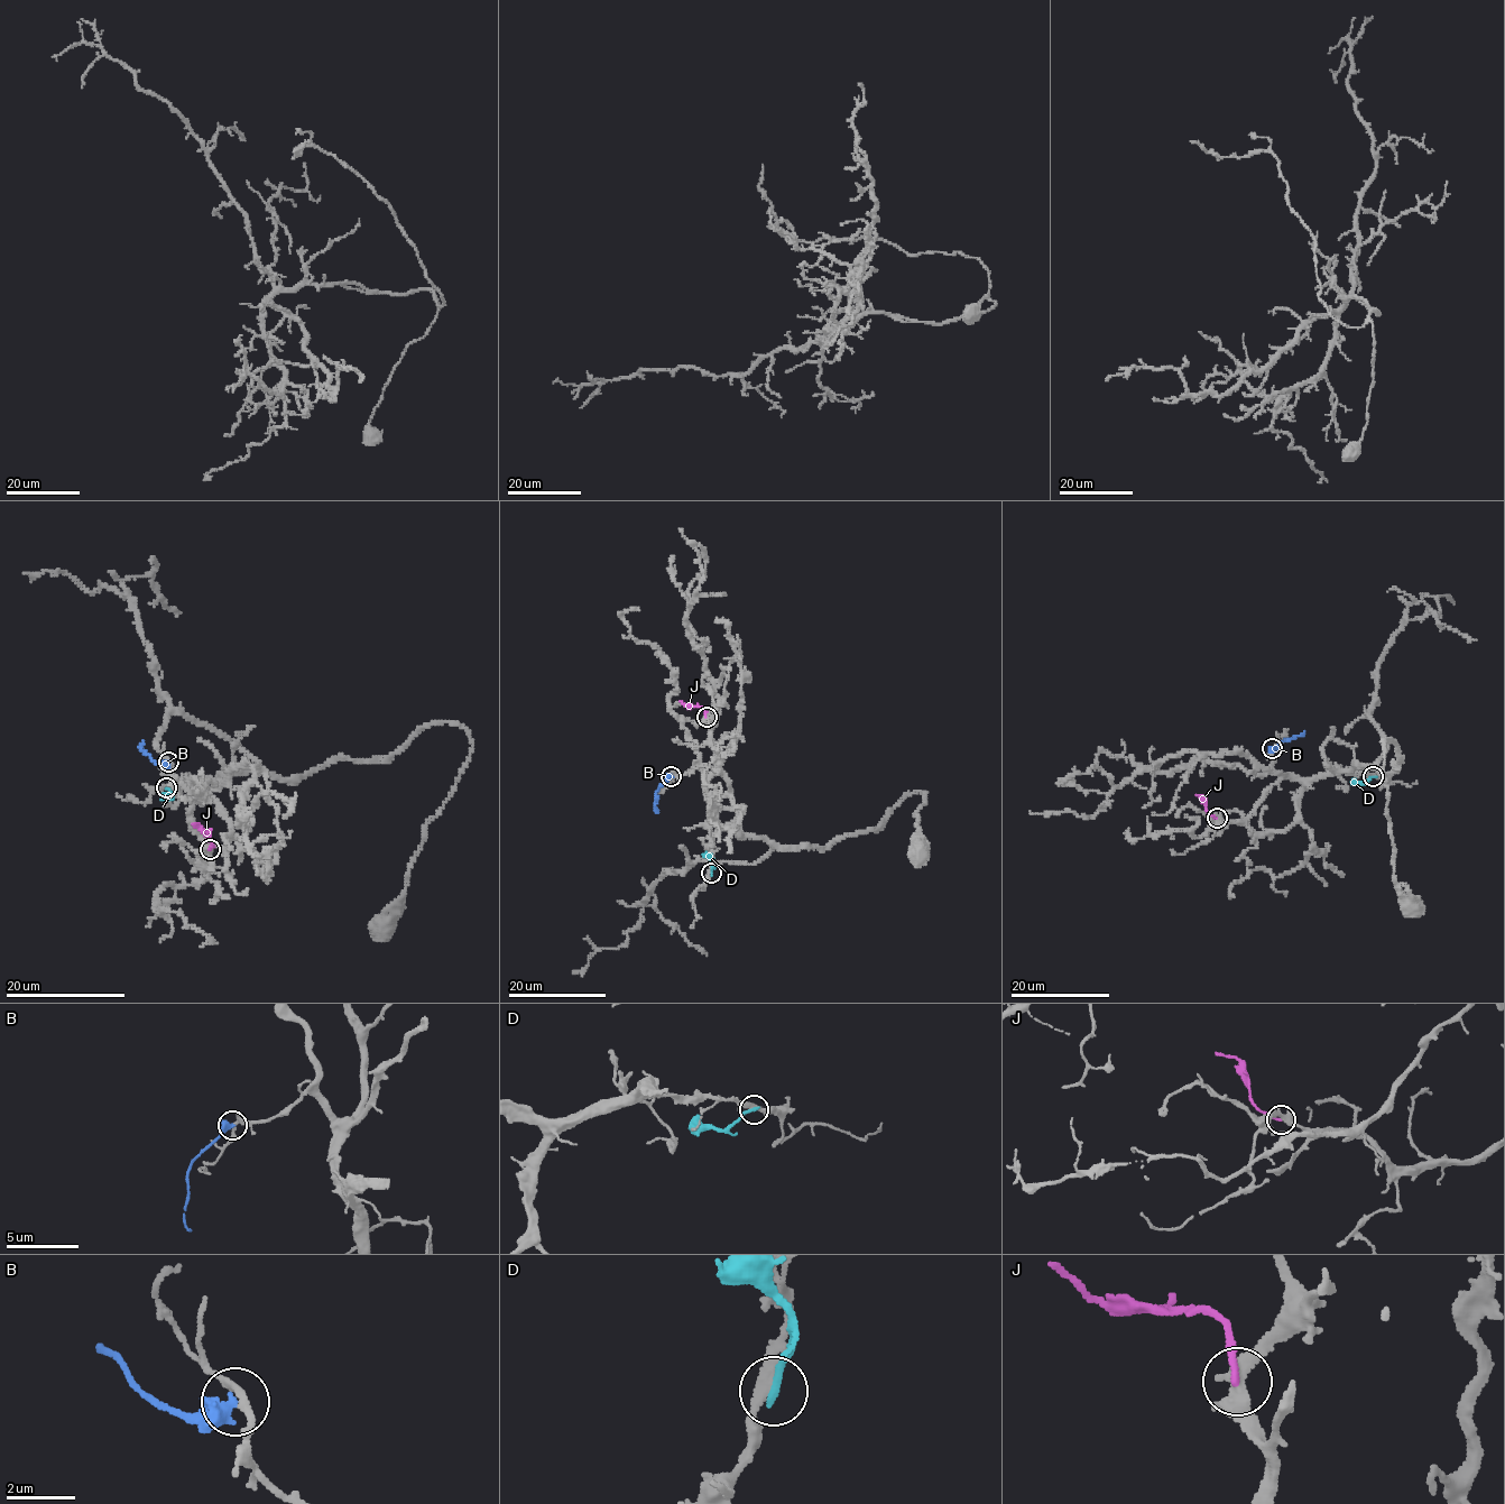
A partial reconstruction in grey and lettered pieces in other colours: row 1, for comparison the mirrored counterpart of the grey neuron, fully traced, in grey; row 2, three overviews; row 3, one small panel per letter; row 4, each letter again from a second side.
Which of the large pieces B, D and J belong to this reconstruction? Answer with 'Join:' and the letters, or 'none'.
Join: J

